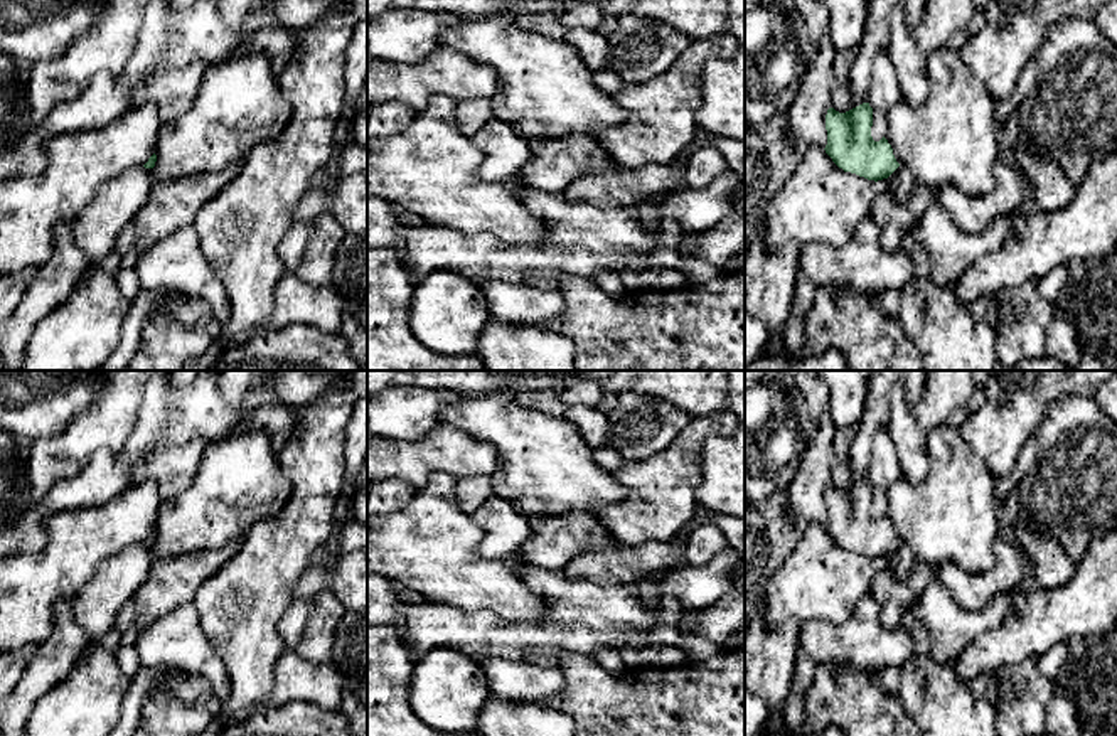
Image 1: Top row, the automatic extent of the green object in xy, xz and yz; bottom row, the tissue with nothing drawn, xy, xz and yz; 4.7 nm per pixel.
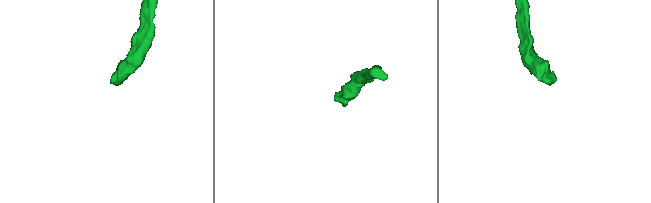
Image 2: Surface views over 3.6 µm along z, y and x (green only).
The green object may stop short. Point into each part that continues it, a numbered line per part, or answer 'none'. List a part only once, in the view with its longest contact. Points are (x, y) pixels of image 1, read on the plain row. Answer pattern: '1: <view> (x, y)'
1: yz (902, 561)

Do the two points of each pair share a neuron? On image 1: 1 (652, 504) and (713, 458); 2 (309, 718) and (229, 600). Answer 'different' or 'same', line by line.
1: different
2: different

